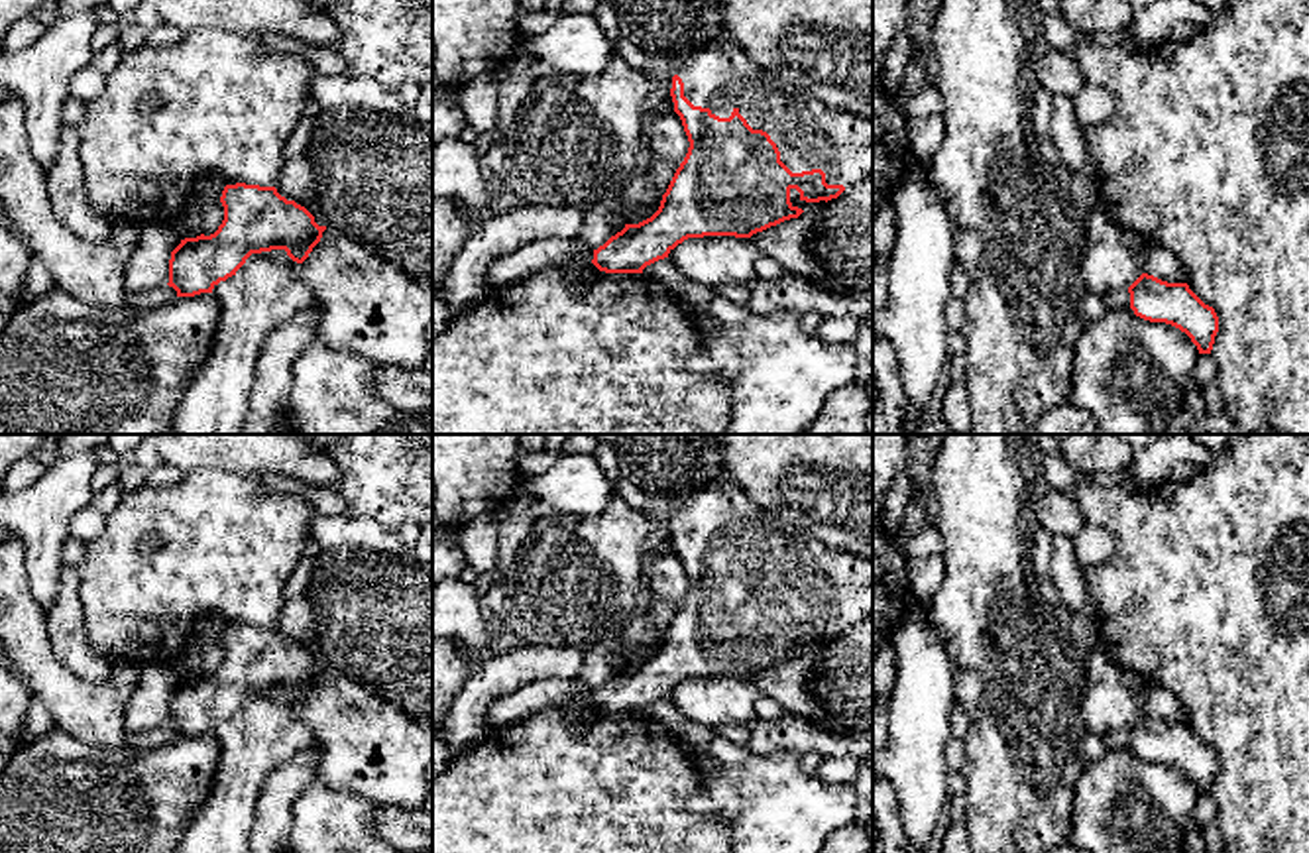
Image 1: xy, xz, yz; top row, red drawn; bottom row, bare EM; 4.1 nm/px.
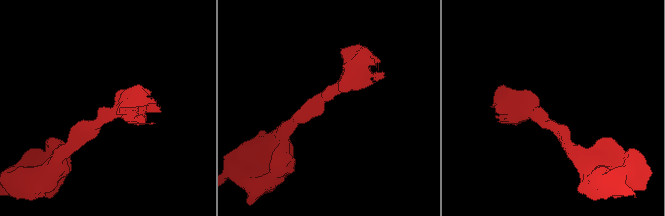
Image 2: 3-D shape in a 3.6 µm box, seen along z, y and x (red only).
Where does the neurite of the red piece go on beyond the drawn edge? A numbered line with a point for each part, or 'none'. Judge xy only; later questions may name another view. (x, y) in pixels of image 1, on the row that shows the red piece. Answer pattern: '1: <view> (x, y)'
none

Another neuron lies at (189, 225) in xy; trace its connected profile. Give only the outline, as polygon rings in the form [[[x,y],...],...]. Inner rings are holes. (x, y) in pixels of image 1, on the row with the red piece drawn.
[[[193,200],[189,206],[185,206],[177,220],[175,220],[175,230],[179,236],[185,238],[197,238],[202,234],[202,218],[200,218],[200,202]]]

